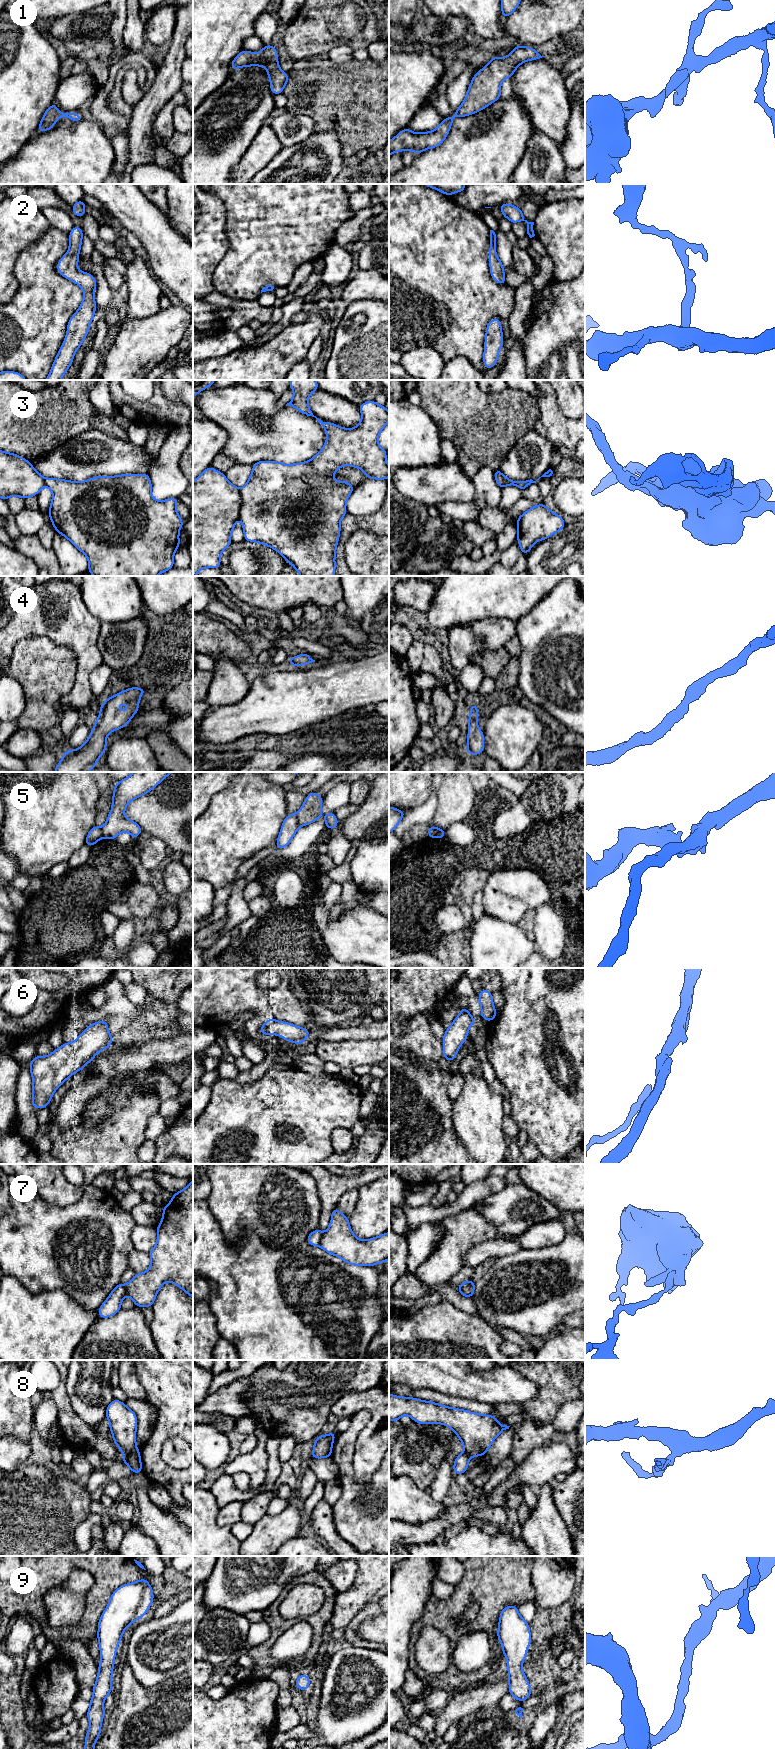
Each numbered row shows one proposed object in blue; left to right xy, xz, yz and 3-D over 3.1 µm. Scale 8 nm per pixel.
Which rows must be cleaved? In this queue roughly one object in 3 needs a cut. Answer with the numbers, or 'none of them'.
3, 5, 7, 8

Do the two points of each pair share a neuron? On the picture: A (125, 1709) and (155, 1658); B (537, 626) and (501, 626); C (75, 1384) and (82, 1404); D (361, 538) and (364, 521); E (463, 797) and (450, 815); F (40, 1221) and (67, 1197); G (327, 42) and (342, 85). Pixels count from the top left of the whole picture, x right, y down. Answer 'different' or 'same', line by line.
A: different
B: different
C: same
D: different
E: same
F: different
G: different

